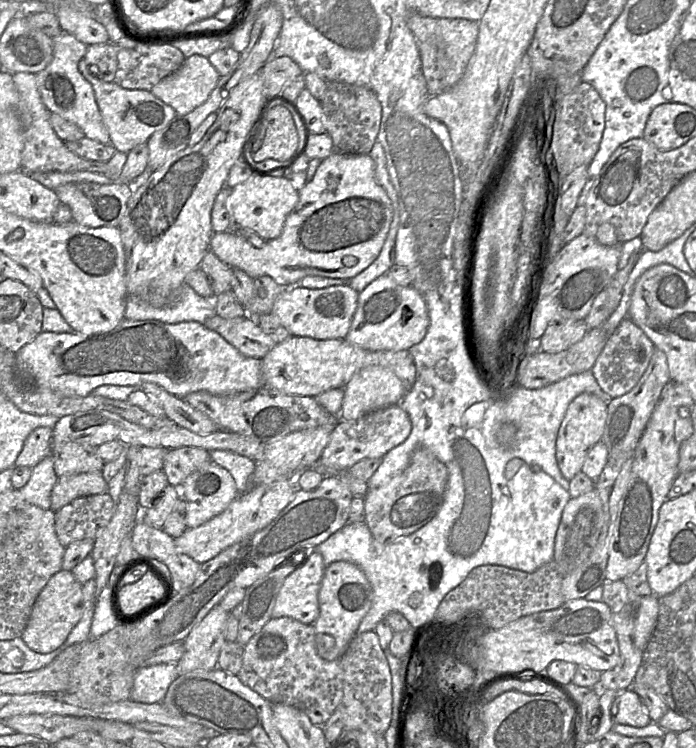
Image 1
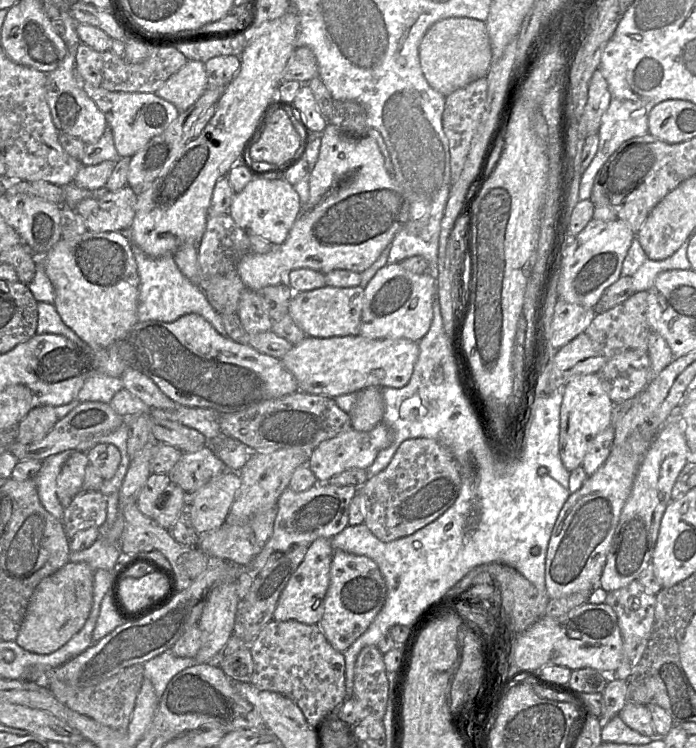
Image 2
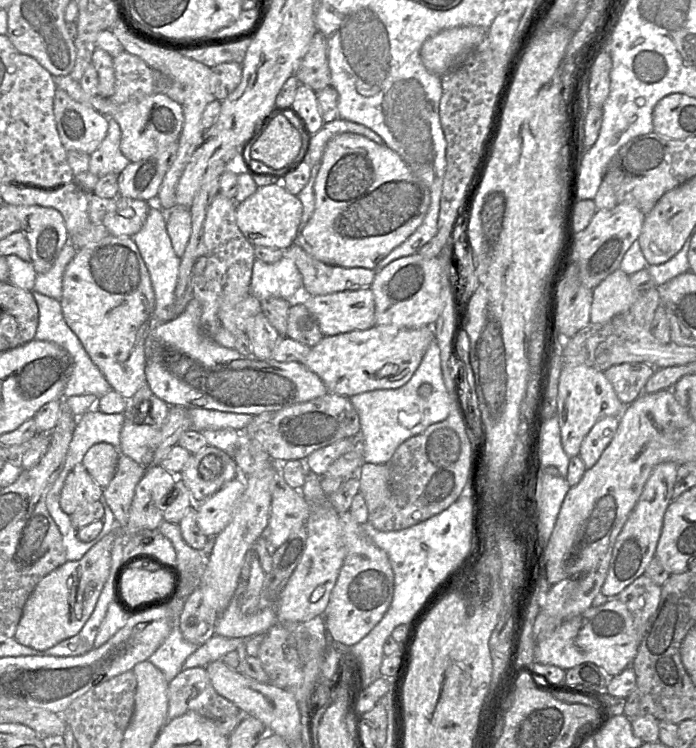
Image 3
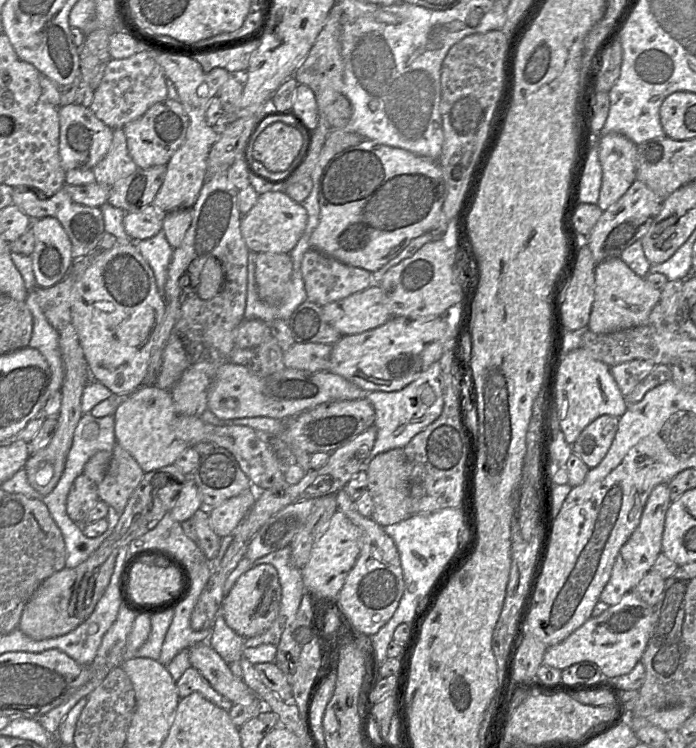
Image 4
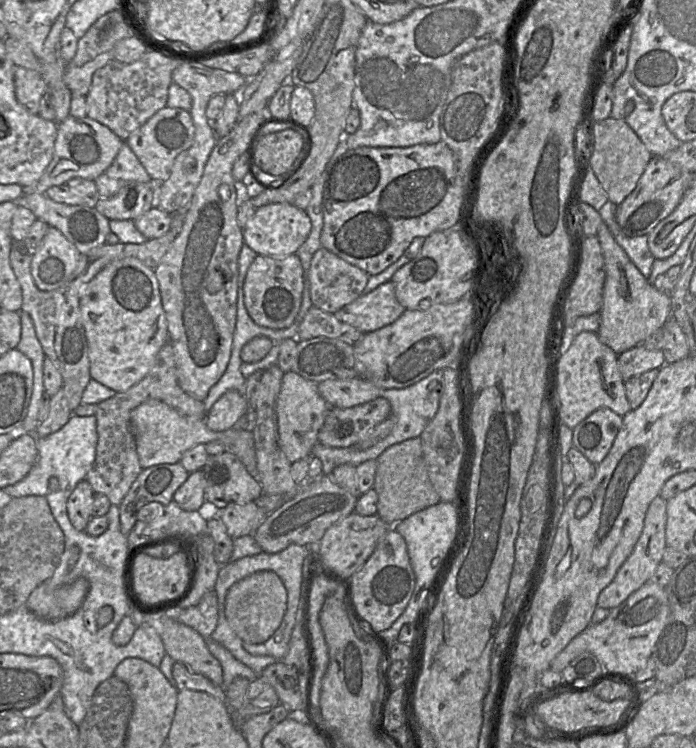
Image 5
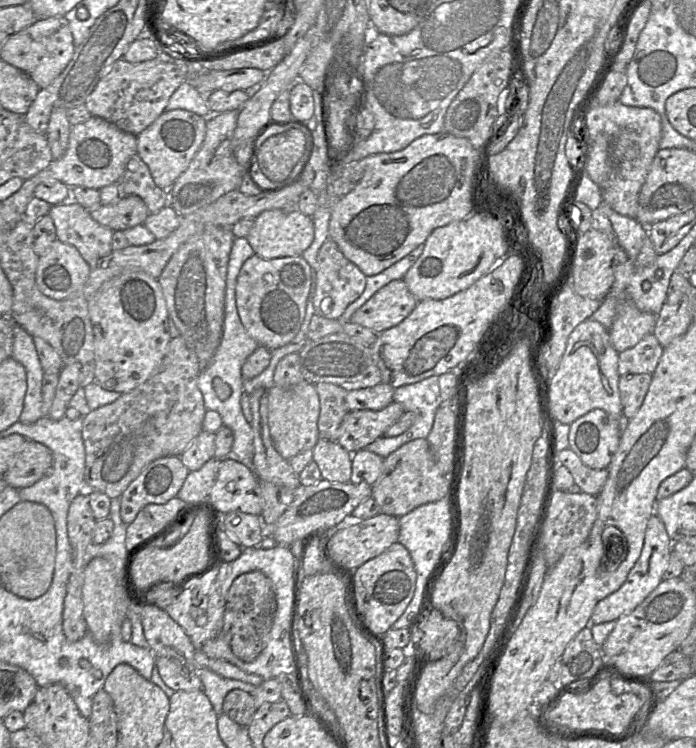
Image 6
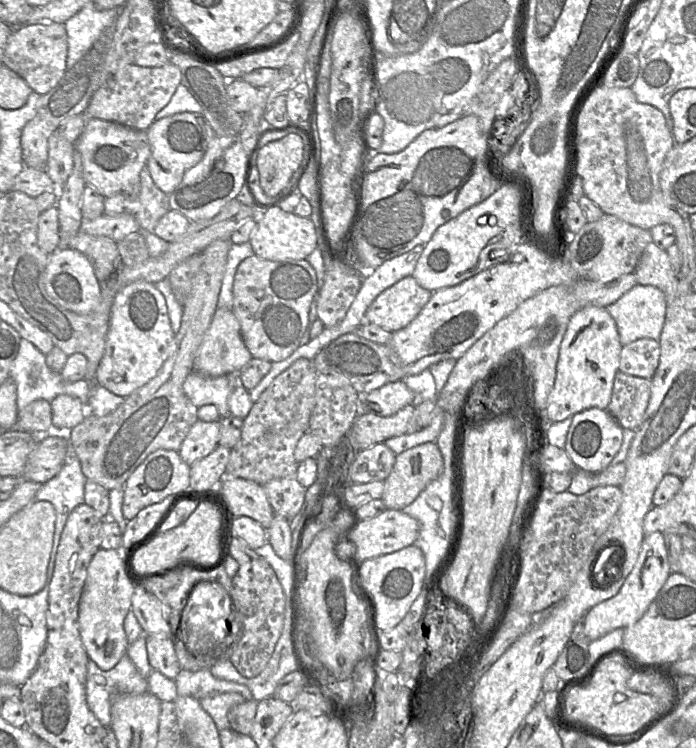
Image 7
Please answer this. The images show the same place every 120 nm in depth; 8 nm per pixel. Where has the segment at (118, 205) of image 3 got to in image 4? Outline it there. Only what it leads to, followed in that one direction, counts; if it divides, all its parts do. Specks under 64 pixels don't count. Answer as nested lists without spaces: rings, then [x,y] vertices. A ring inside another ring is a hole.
[[[153,204],[137,212],[127,212],[123,219],[125,232],[133,241],[151,238],[163,229],[165,214]]]

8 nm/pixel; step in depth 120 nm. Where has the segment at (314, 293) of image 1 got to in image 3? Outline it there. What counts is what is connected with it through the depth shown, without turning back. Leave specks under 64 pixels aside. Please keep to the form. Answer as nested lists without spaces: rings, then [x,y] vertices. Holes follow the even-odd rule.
[[[369,287],[326,295],[310,295],[304,304],[315,316],[325,337],[351,331],[367,330],[375,325],[375,302],[372,290]]]

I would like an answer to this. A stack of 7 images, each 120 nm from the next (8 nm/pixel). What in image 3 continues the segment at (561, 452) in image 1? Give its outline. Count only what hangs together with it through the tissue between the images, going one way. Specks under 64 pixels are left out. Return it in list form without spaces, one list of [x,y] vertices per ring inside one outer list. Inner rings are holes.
[[[586,365],[563,366],[559,377],[557,416],[565,453],[570,458],[578,456],[583,439],[596,422],[606,416],[620,417],[625,407],[604,372]]]

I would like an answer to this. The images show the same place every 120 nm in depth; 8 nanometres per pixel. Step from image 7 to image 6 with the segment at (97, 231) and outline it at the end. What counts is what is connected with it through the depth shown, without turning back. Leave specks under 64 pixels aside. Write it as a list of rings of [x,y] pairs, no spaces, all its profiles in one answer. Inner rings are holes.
[[[127,195],[109,205],[100,205],[89,210],[91,217],[99,224],[113,231],[124,231],[136,225],[143,225],[149,210],[137,195]]]

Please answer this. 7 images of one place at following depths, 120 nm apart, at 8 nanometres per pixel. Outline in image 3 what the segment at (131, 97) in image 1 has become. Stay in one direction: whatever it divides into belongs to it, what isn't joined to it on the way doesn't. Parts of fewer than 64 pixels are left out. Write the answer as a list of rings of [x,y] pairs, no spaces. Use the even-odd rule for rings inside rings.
[[[70,75],[53,77],[53,81],[57,88],[67,92],[75,101],[92,106],[96,111],[107,118],[113,118],[119,124],[121,129],[120,150],[130,162],[147,159],[163,150],[167,145],[178,141],[180,137],[184,124],[182,105],[163,92],[155,92],[149,96],[117,104],[110,97],[86,94],[80,82],[74,81]]]

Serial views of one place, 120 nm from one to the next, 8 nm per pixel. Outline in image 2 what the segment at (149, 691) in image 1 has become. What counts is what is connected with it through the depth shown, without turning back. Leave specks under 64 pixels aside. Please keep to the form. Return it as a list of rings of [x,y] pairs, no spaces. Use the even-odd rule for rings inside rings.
[[[170,648],[143,664],[144,677],[151,681],[155,694],[160,699],[172,678],[193,665],[194,658],[177,657]]]

